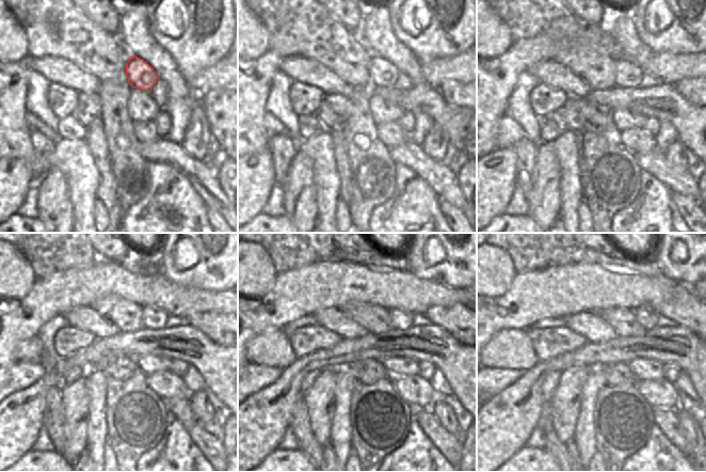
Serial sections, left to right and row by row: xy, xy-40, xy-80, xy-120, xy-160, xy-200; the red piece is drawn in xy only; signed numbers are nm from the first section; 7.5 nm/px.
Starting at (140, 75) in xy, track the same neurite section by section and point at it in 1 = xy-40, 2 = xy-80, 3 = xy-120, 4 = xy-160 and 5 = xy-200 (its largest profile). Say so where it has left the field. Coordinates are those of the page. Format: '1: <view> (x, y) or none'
1: xy-40 (383, 74)
2: xy-80 (628, 75)
3: xy-120 (154, 317)
4: xy-160 (399, 318)
5: xy-200 (646, 317)

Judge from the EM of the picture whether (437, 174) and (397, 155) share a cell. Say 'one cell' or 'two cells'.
one cell

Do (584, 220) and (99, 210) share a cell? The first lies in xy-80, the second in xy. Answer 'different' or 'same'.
same

